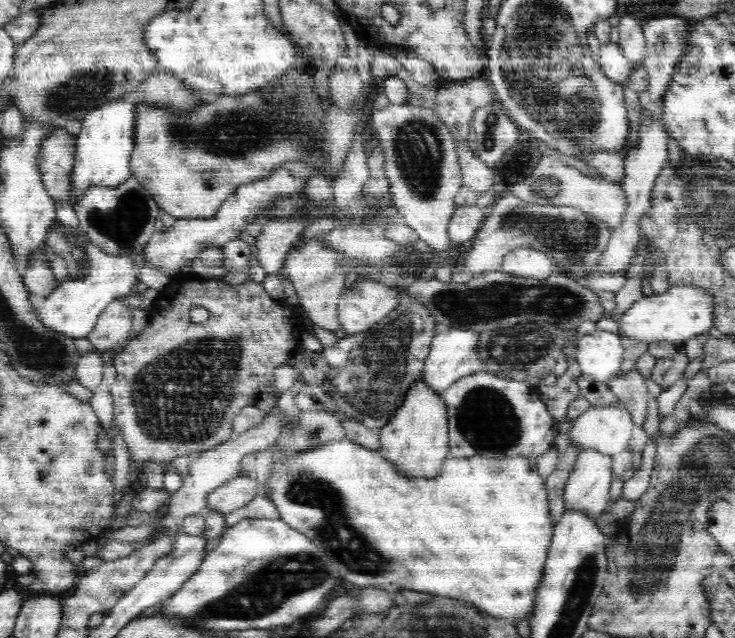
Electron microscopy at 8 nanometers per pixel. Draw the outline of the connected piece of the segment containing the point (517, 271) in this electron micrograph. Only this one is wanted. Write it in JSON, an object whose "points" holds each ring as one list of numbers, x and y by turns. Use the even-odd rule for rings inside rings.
{"points":[[516,248,504,256,500,270,514,276,544,279,557,271,550,258,550,255,540,250]]}

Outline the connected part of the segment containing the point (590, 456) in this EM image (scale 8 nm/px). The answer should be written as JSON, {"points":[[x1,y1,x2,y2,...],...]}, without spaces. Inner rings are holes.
{"points":[[593,451,582,454,564,486,566,509,598,517,612,503,609,492,612,480,612,461,608,457]]}

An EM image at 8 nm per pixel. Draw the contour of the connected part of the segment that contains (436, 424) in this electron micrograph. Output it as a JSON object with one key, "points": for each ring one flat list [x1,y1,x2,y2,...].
{"points":[[418,376,405,392,400,407,392,418,381,427,380,453,400,469,404,475,414,477,434,477,440,474,441,463,449,454,449,430,447,427,447,405,436,390]]}

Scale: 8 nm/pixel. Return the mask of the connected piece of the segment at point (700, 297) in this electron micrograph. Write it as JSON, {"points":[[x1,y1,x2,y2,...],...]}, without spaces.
{"points":[[685,283,684,286,672,286,662,296,643,297,634,302,620,318,618,318,618,334,630,340,650,342,670,342,681,345,692,336,708,333,708,328,714,328,714,316,717,315,717,298,706,289]]}

